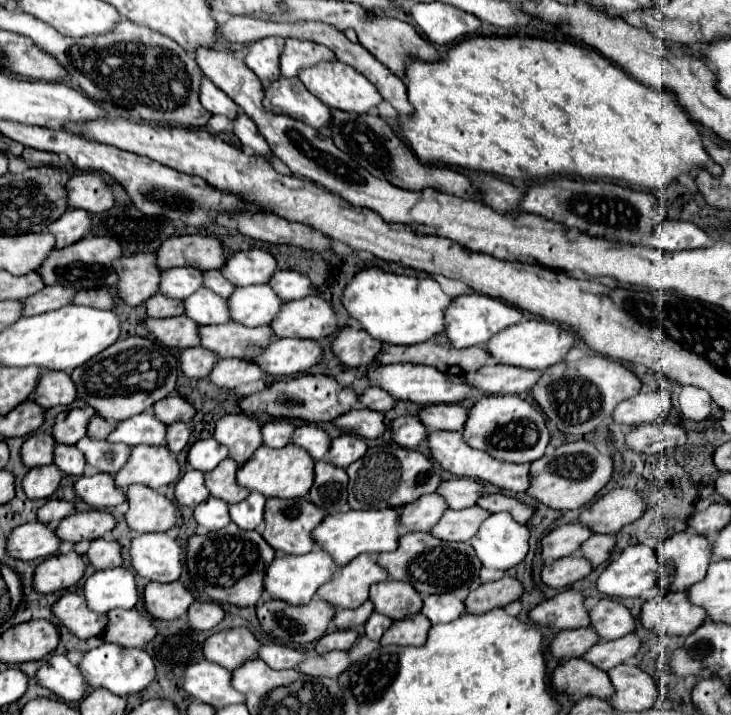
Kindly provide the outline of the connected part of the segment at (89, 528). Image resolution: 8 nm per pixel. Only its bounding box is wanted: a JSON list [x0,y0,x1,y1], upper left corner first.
[56,509,116,543]

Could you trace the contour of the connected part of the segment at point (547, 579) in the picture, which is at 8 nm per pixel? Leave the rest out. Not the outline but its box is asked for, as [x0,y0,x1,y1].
[542,553,592,587]

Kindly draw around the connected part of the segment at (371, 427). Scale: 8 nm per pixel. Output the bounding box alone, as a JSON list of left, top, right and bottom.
[334,409,388,439]

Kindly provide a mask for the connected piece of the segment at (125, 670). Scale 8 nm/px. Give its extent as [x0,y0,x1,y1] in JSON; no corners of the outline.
[78,643,156,697]

